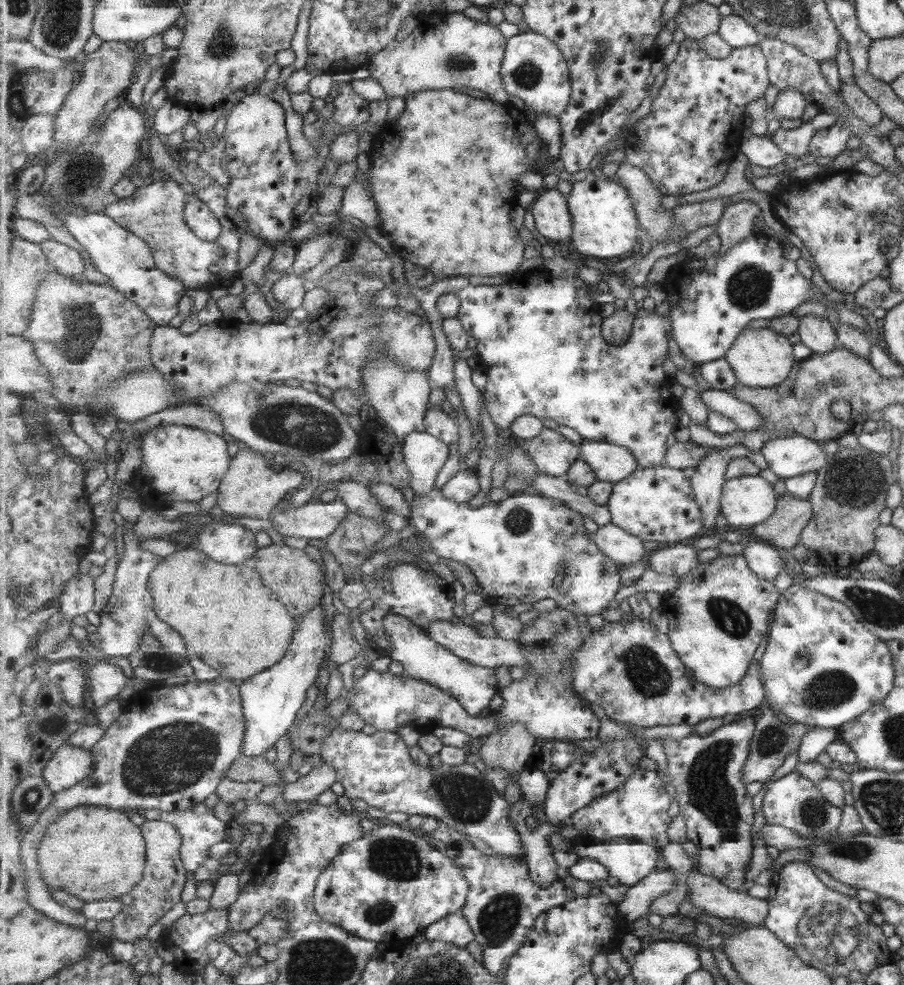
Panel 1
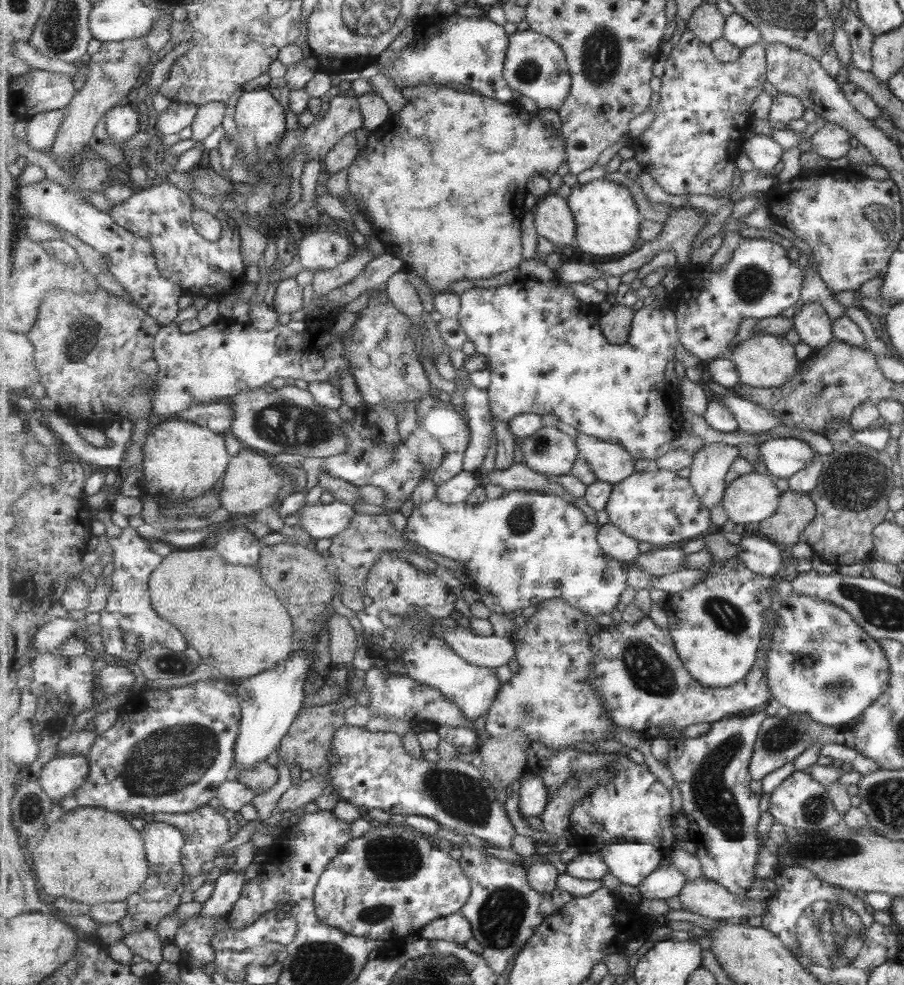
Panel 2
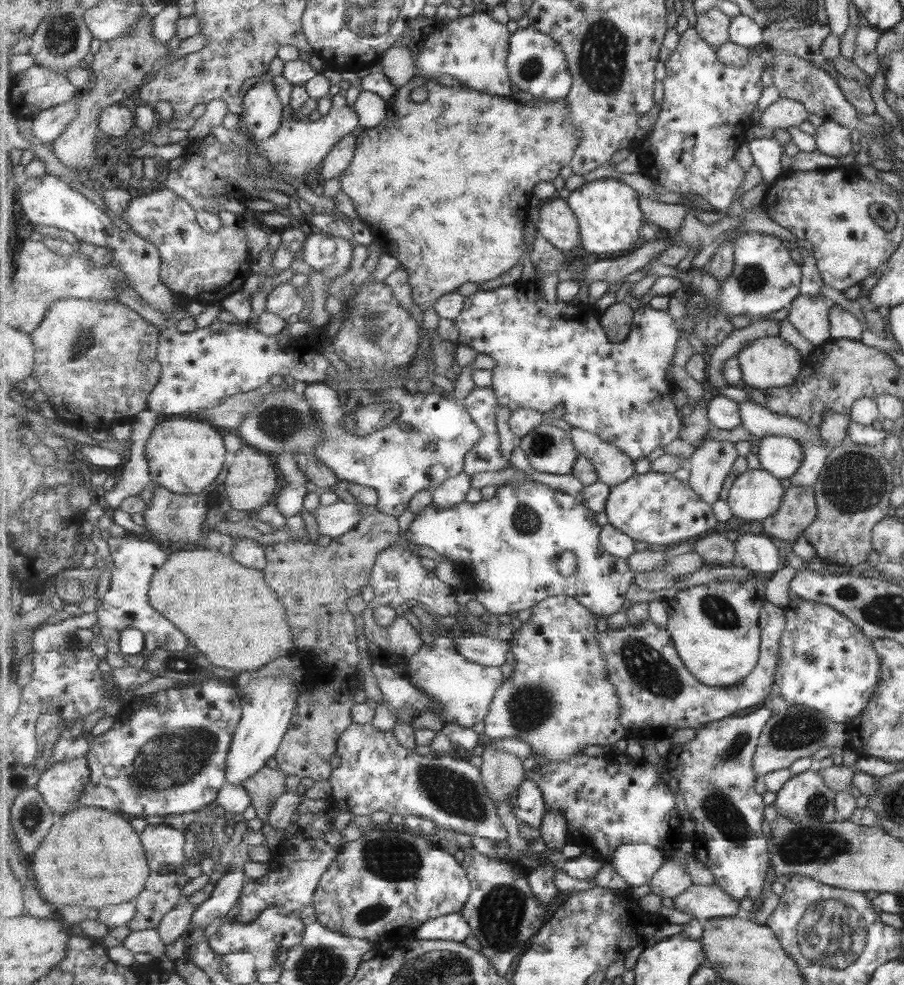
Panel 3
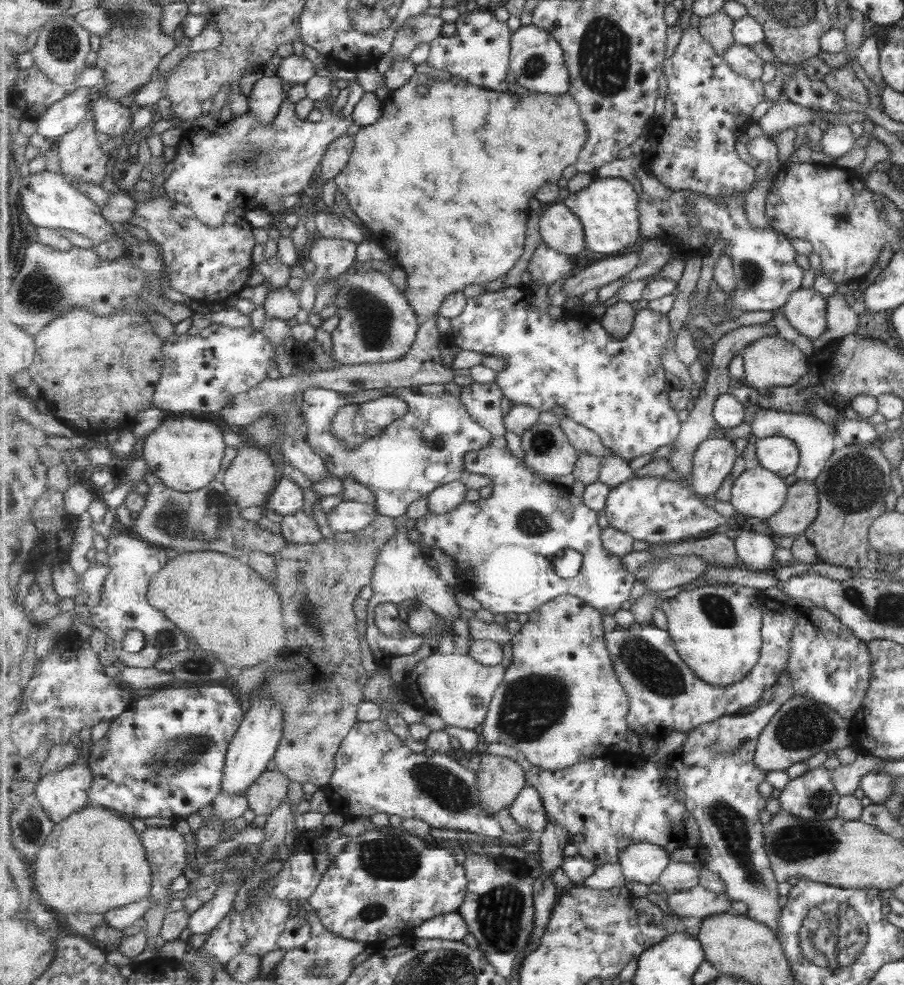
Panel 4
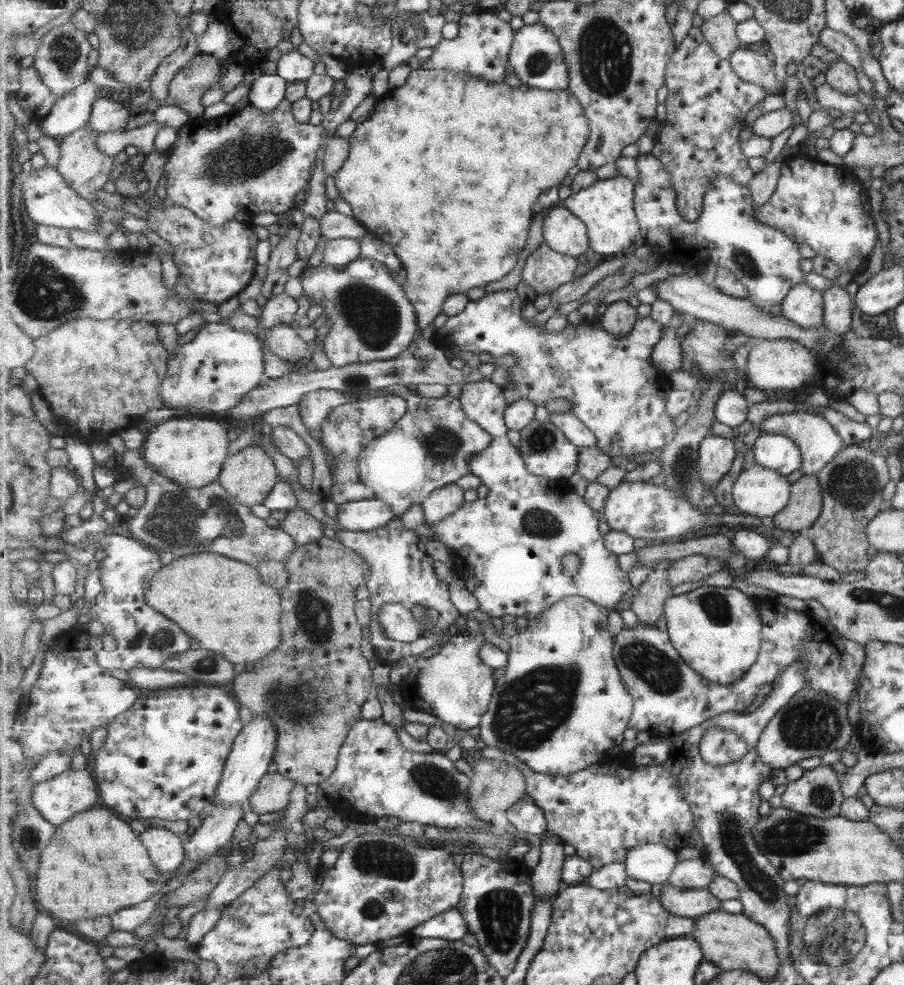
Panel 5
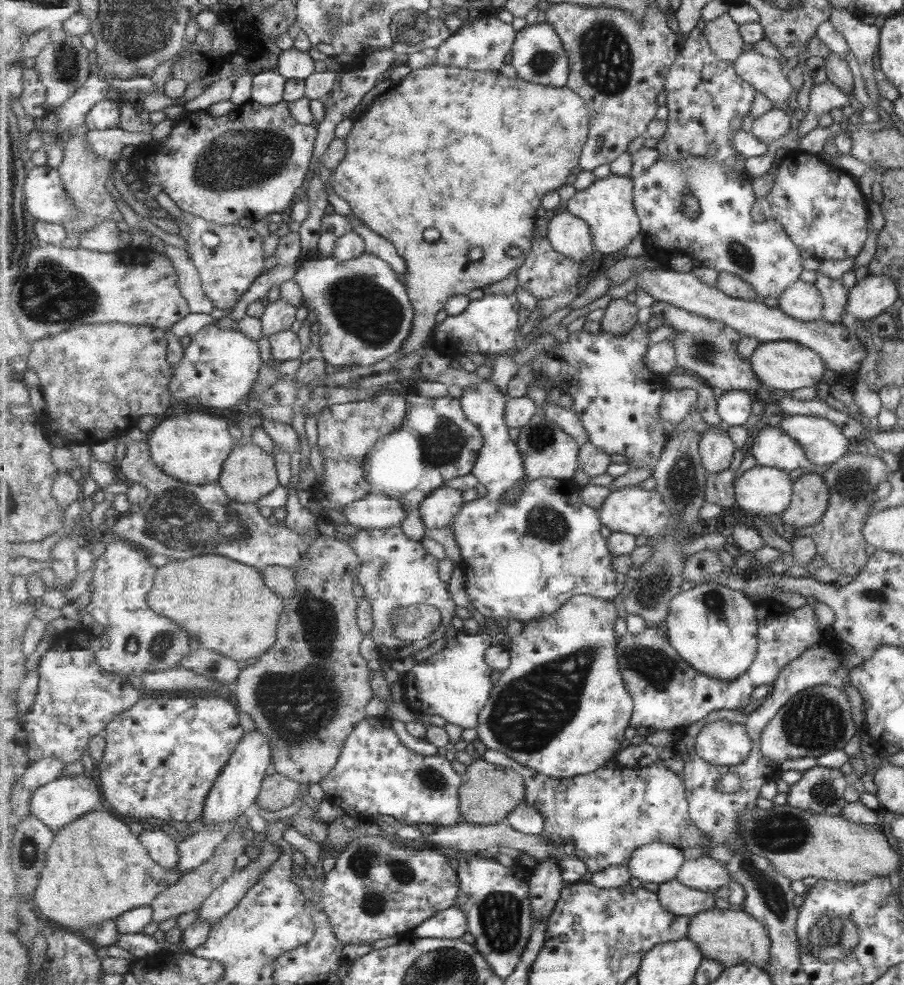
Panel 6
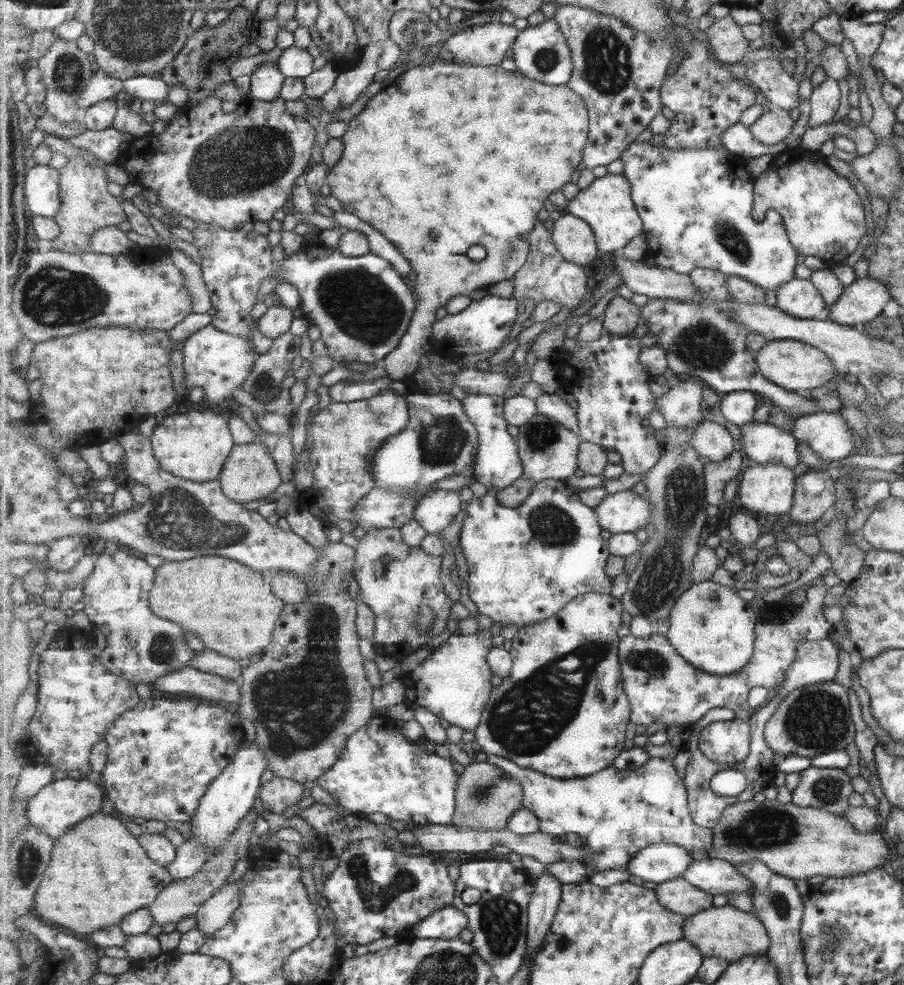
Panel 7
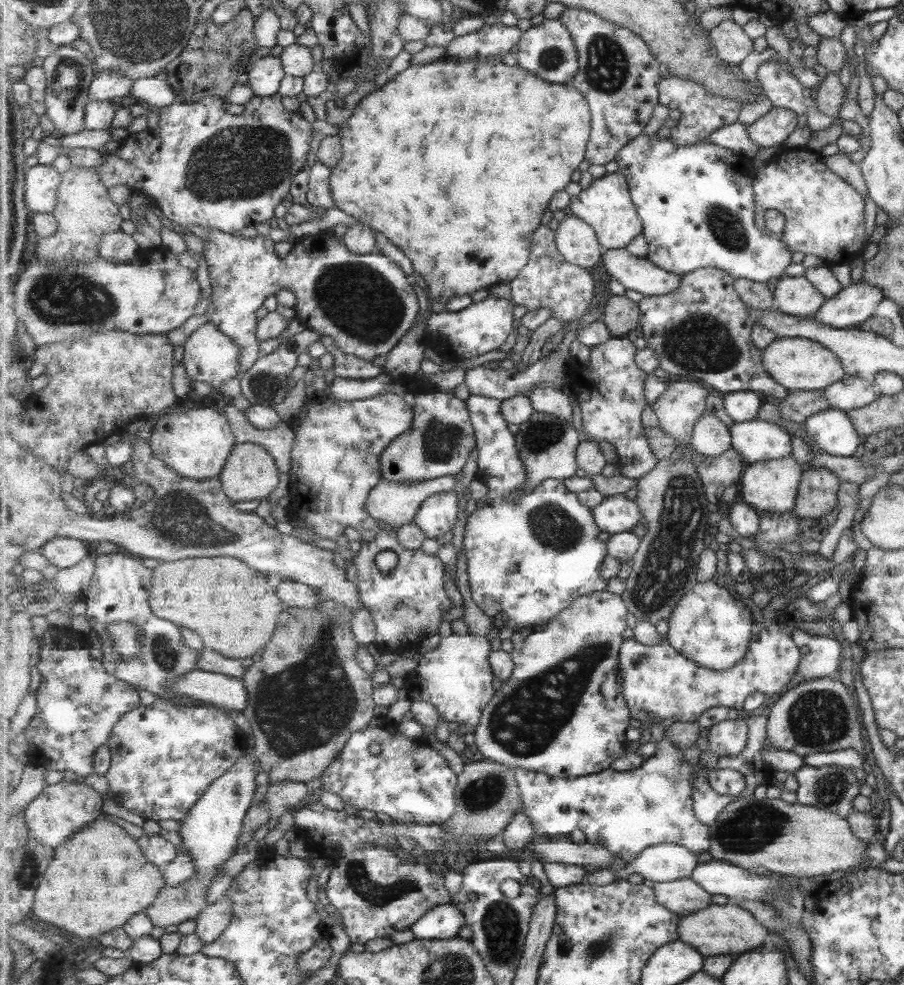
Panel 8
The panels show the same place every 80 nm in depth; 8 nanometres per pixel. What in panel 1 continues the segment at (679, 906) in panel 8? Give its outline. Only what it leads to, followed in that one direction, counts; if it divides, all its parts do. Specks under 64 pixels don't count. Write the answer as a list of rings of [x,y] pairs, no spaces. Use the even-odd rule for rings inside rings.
[[[693,870],[686,875],[689,901],[704,914],[717,918],[737,918],[752,926],[764,926],[770,911],[769,900],[749,896],[747,892],[729,888],[714,876]]]

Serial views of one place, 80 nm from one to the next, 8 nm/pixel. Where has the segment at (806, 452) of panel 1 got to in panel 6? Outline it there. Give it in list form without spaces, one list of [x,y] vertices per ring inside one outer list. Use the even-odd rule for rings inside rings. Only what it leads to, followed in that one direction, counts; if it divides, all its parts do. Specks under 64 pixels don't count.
[[[777,424],[760,429],[752,442],[751,454],[757,464],[780,468],[787,472],[801,468],[805,474],[823,474],[831,466],[817,466],[807,460],[805,450],[799,441],[789,436],[785,429],[777,427]]]

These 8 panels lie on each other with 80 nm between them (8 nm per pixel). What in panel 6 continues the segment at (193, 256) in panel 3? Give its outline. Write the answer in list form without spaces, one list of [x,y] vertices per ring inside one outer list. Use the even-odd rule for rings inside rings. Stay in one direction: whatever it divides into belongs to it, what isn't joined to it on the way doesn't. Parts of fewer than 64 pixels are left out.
[[[185,212],[180,214],[178,217],[180,219],[175,219],[172,216],[168,217],[167,215],[164,218],[172,219],[179,227],[180,233],[178,236],[181,236],[188,245],[185,250],[187,250],[189,258],[191,258],[199,272],[203,292],[213,302],[213,306],[228,312],[218,319],[216,324],[225,329],[239,329],[240,322],[231,318],[231,312],[237,308],[239,300],[249,292],[253,282],[267,272],[265,270],[265,258],[267,256],[265,238],[257,233],[253,226],[245,228],[239,227],[238,224],[217,224],[205,220],[203,217],[190,216]],[[207,232],[216,234],[220,239],[216,247],[211,248],[211,246],[205,244],[203,236]]]

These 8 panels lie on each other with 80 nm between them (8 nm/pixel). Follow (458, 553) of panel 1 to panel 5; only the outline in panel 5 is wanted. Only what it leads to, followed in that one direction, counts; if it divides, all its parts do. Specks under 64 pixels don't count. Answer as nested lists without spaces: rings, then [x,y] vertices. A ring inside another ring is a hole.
[[[485,378],[463,384],[460,396],[463,410],[470,420],[480,424],[493,437],[492,443],[470,460],[471,473],[479,476],[488,494],[463,505],[456,514],[442,522],[427,523],[436,534],[433,539],[444,542],[452,549],[455,574],[466,582],[468,589],[477,597],[480,610],[489,617],[501,619],[510,614],[533,619],[568,596],[587,597],[613,612],[621,598],[627,597],[633,590],[629,574],[619,566],[619,556],[606,547],[604,534],[599,530],[599,513],[587,504],[585,496],[576,494],[575,488],[565,478],[548,479],[529,472],[520,447],[516,447],[508,437],[510,428],[506,423],[506,410],[509,404],[505,388]],[[568,554],[577,554],[580,558],[578,570],[573,576],[569,576],[563,566],[563,556]]]

